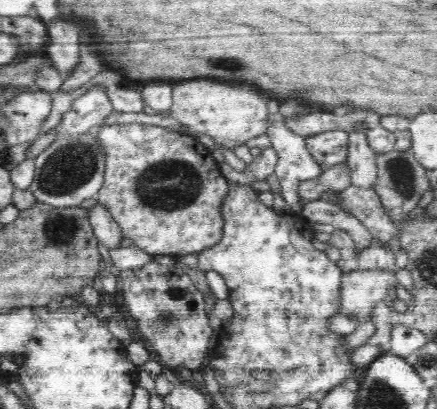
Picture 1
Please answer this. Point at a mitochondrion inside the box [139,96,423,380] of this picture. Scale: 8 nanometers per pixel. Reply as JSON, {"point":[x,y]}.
{"point":[167,320]}

